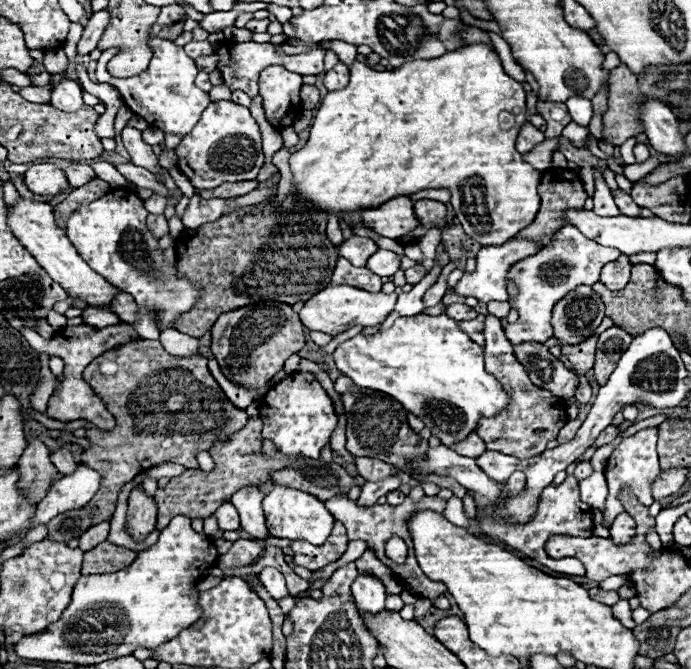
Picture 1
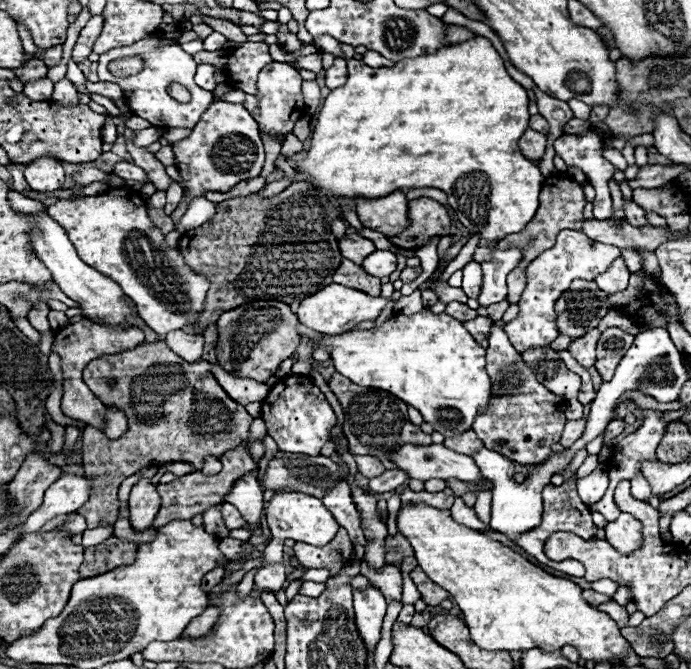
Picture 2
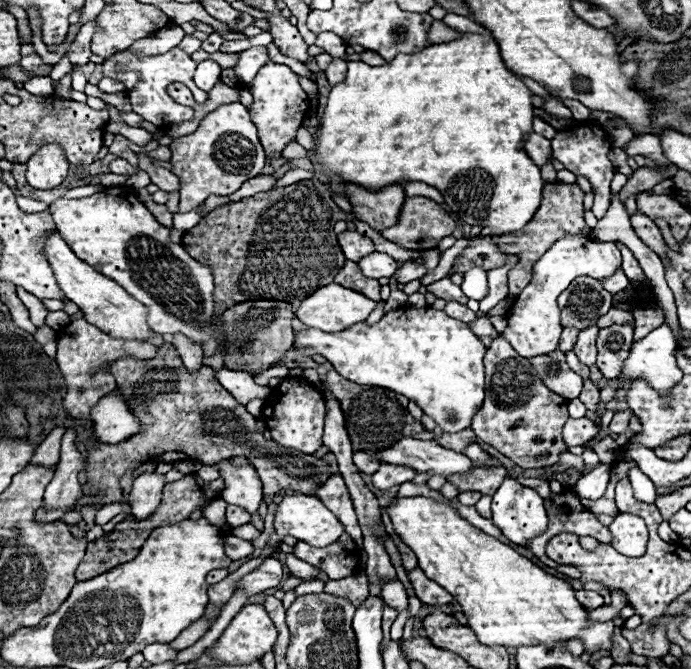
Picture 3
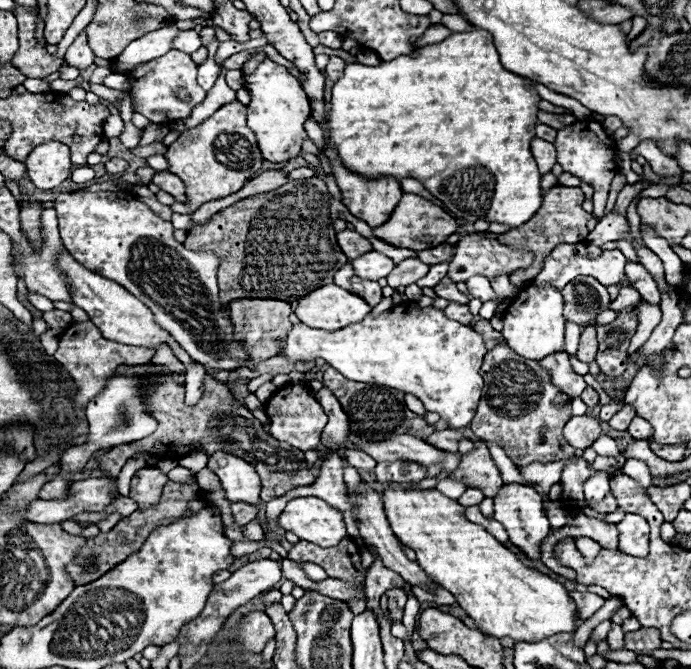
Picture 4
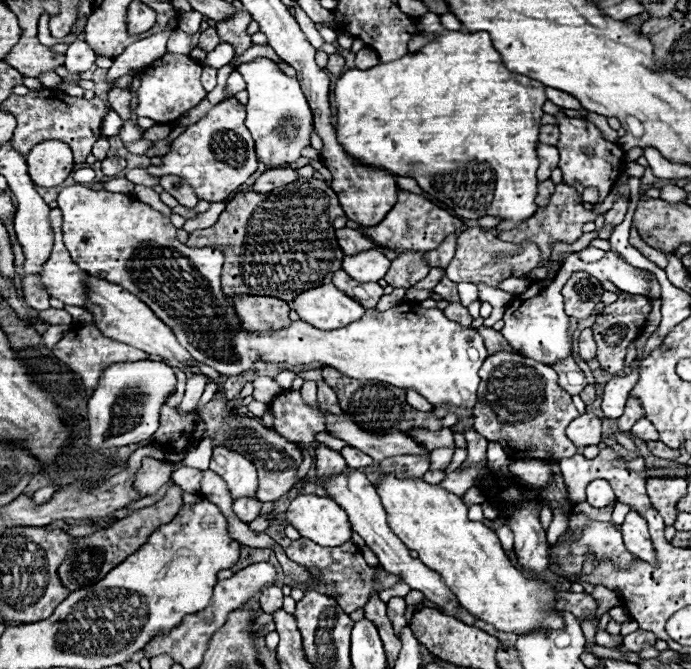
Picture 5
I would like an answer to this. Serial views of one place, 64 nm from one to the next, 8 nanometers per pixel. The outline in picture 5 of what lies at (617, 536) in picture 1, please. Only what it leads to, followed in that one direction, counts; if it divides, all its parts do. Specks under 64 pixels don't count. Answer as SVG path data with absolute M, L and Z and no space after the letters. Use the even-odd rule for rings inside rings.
M630 512L622 524L622 536L626 548L638 556L640 560L646 560L648 564L656 564L656 552L648 534L648 524L638 512Z

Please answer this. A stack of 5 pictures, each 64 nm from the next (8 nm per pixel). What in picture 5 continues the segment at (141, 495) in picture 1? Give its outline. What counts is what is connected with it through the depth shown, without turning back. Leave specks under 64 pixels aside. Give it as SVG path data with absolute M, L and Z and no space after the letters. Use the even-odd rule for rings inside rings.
M146 456L134 480L134 488L142 496L150 496L158 492L170 480L170 476L172 476L172 466L168 464L168 460L156 460L156 458Z

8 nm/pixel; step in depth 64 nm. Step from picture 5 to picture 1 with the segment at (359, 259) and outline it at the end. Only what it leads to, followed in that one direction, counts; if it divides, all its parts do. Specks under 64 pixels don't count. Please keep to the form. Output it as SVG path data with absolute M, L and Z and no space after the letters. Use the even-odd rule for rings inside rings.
M380 248L378 252L374 252L374 256L370 256L370 260L366 262L366 268L370 268L374 274L378 274L382 278L390 278L400 268L400 258L398 258L398 254Z

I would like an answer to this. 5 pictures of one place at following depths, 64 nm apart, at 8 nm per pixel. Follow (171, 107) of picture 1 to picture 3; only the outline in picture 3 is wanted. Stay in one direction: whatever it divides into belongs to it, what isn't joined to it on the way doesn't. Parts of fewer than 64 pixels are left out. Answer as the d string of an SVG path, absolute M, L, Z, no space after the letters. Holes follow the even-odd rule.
M172 48L170 52L166 54L160 54L160 56L140 56L128 50L123 50L110 56L104 64L102 64L102 70L104 70L104 76L114 76L118 78L120 82L126 84L126 94L130 96L130 102L132 102L132 110L140 116L144 116L144 120L156 124L156 126L168 126L168 124L180 124L180 122L186 122L186 120L192 120L194 118L194 110L190 106L182 106L178 102L174 102L166 88L174 82L182 82L186 84L192 94L194 94L194 100L198 104L206 102L208 94L202 92L196 84L194 84L194 70L196 70L196 62L190 58L190 54L182 51L180 48Z

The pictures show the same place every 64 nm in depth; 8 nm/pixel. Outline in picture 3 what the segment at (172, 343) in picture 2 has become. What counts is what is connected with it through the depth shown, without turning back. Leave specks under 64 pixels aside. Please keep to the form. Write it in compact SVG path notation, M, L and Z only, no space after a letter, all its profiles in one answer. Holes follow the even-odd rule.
M174 336L174 344L182 354L182 364L188 372L196 372L202 366L202 346L190 344L184 336Z

